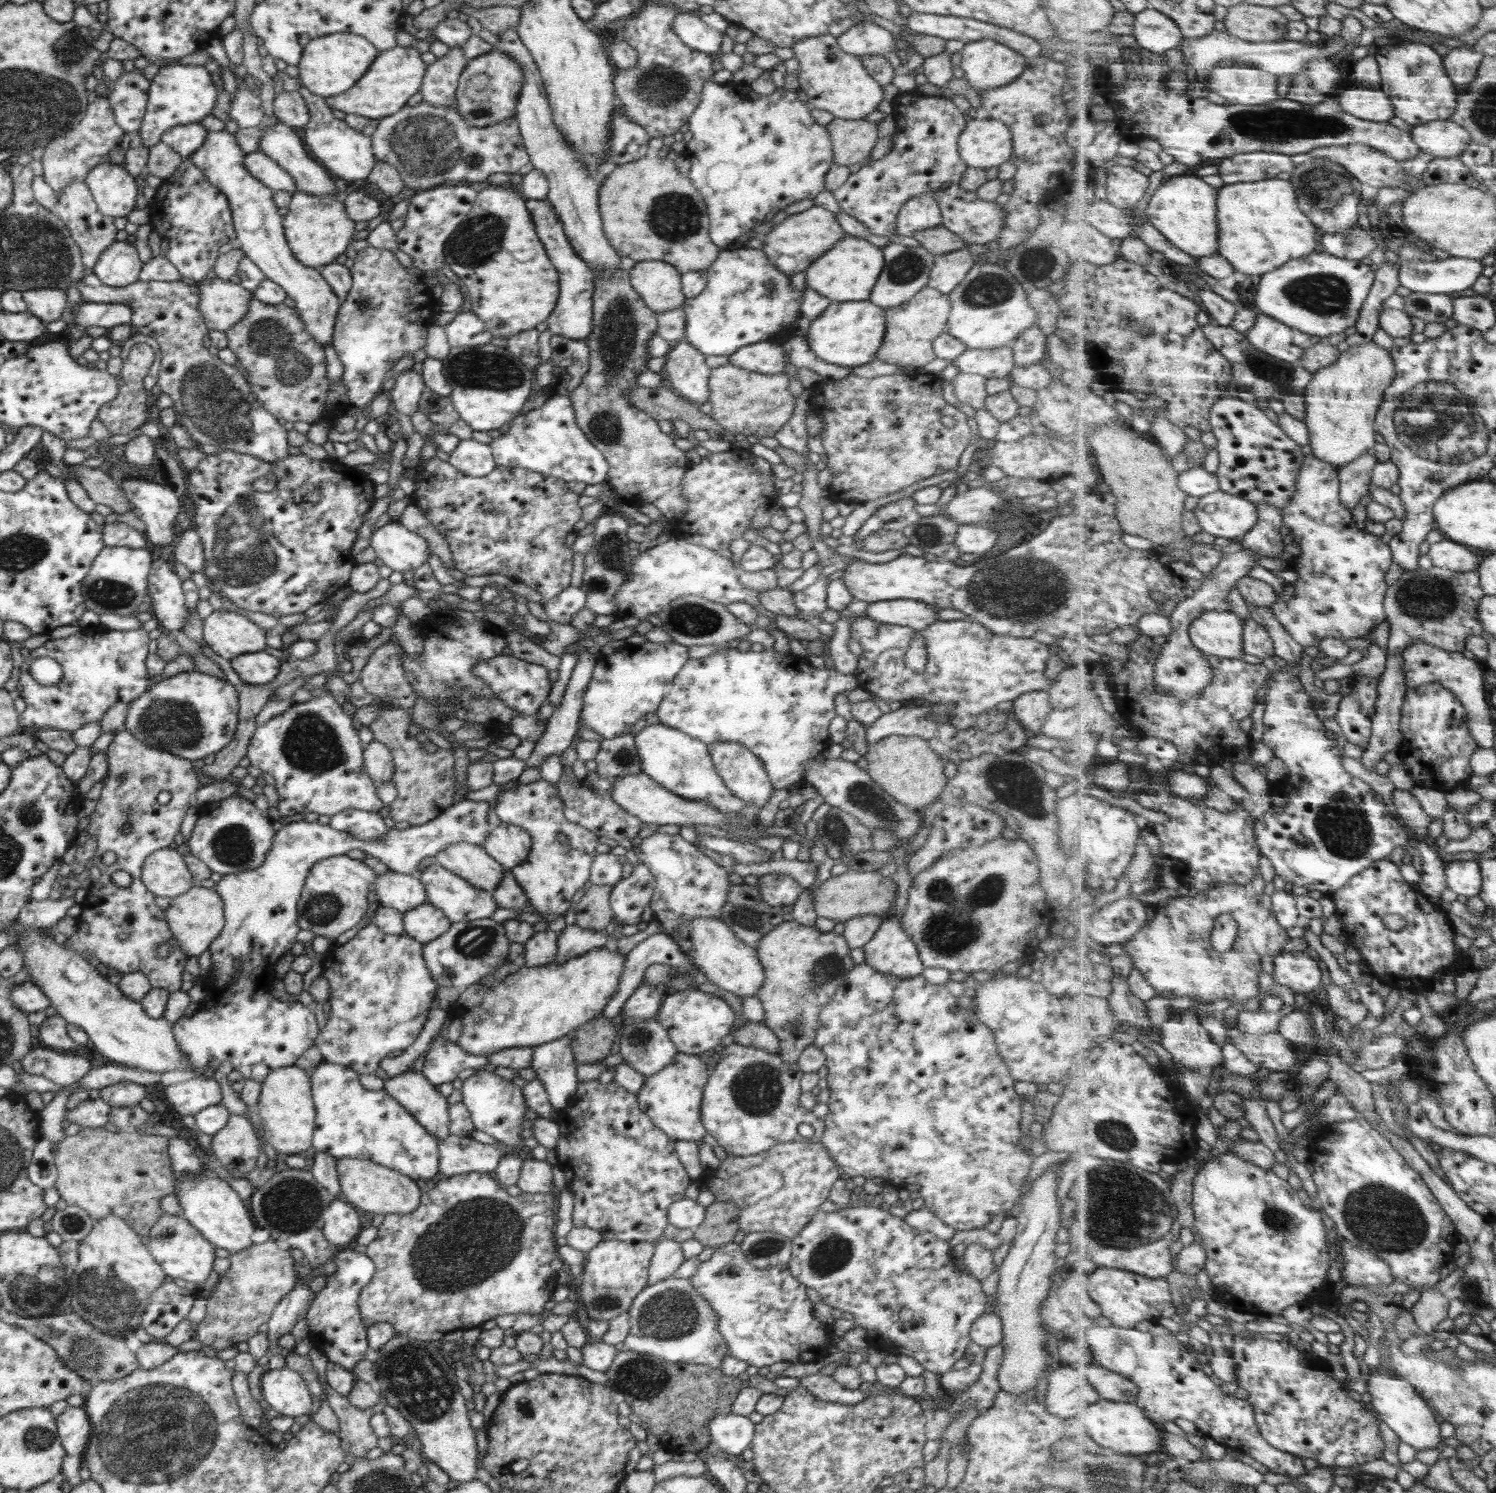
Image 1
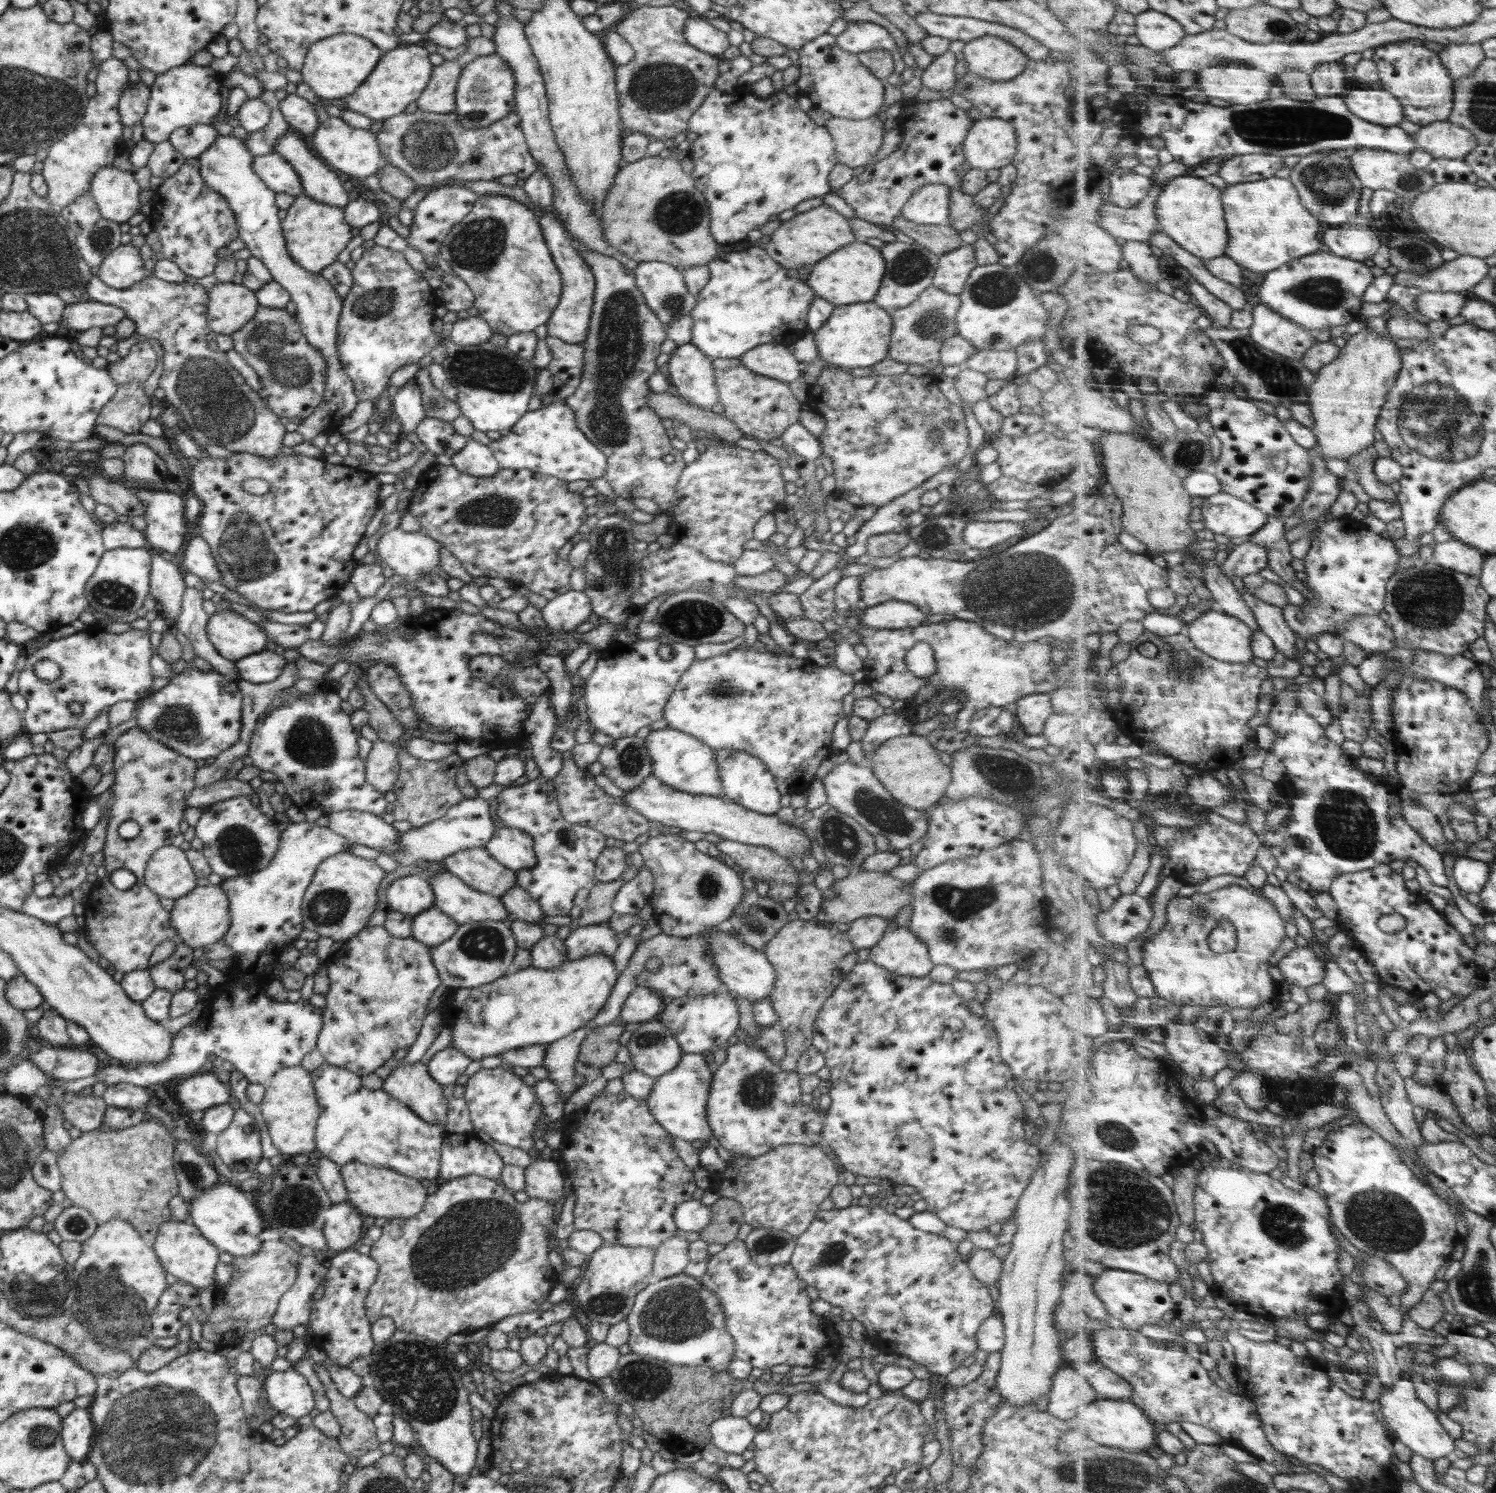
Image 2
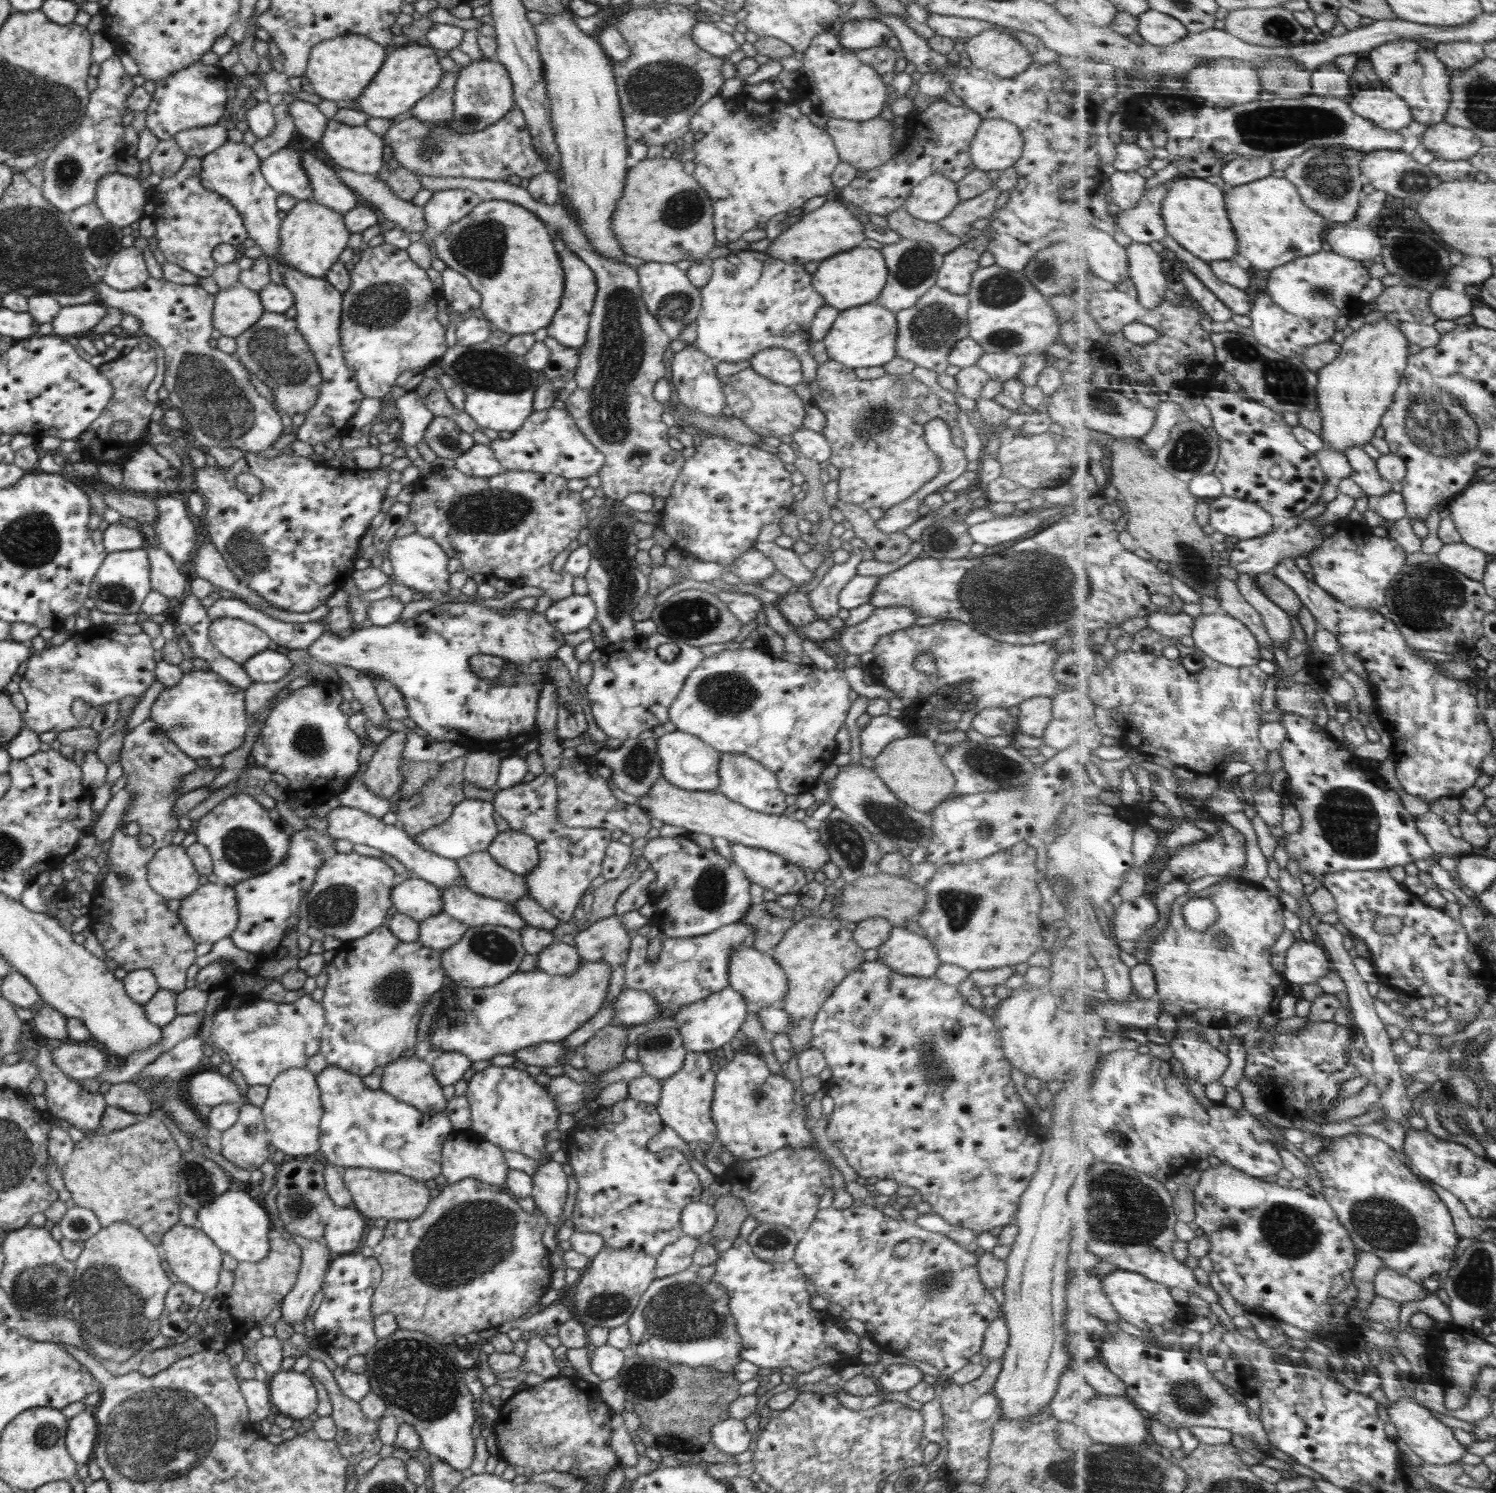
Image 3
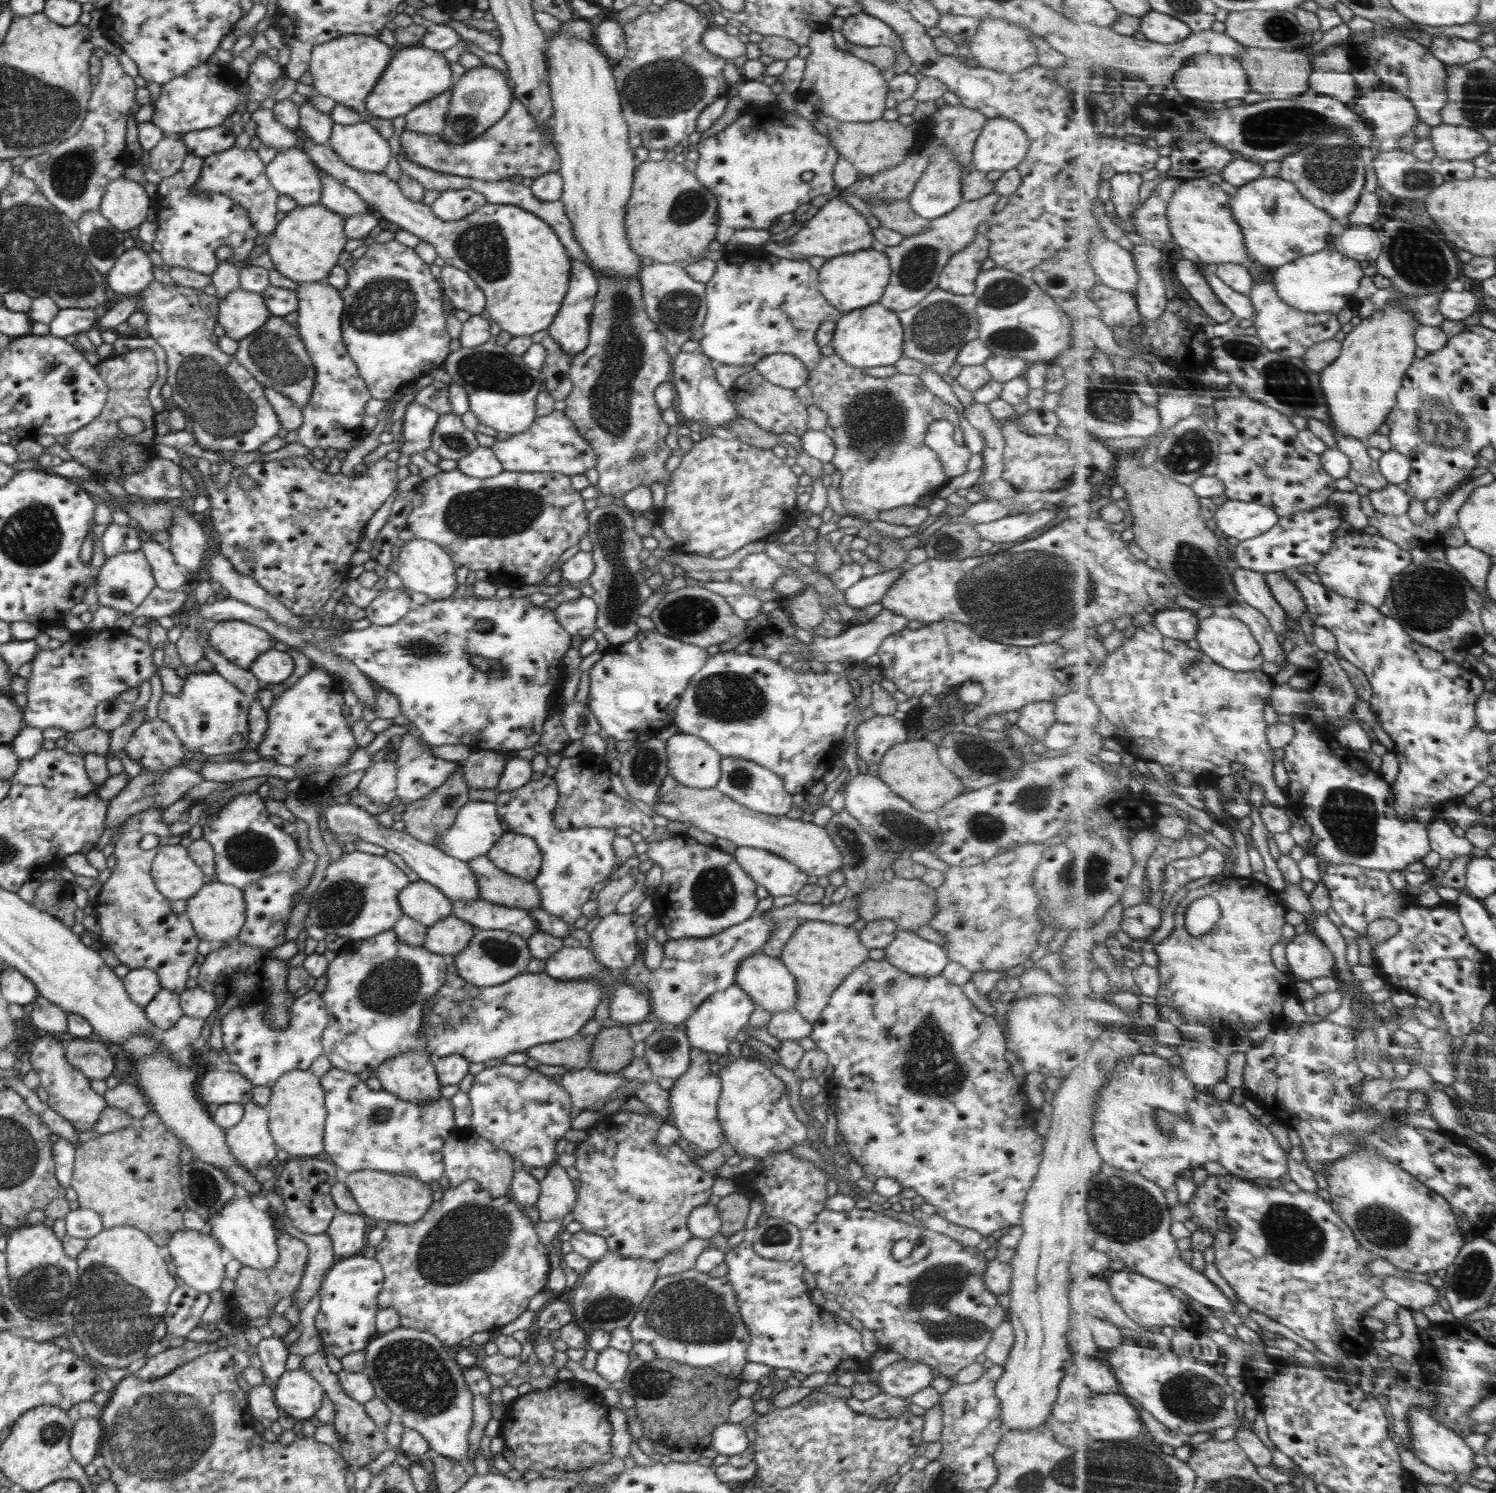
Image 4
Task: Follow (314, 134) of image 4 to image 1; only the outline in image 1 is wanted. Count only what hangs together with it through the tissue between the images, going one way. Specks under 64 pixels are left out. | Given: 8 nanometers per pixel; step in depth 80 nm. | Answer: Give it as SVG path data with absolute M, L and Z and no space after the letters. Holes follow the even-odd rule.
M298 91L276 93L273 100L273 114L276 119L290 128L306 128L310 114L303 96Z

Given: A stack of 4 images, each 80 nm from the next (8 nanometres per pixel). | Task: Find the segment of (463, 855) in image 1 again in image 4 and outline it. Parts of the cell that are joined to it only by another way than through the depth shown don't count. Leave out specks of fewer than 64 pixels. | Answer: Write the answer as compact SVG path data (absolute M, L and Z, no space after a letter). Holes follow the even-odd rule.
M486 855L474 857L467 863L478 877L479 895L482 899L528 912L530 909L541 907L541 898L534 882L510 876Z

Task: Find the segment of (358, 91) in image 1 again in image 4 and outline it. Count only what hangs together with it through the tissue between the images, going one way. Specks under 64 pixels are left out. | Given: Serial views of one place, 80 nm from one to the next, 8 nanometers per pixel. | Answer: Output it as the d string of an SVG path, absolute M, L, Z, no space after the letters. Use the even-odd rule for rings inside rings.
M420 44L400 46L394 49L388 66L368 93L365 105L368 112L380 119L394 119L406 116L415 106L426 102L437 94L452 90L453 72L442 52L423 47Z

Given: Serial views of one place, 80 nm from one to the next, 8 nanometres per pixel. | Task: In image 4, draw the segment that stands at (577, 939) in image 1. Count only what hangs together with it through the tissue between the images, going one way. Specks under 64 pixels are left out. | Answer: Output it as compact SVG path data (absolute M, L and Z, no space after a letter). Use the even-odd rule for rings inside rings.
M612 913L601 917L591 930L587 949L608 968L628 968L638 954L633 913Z

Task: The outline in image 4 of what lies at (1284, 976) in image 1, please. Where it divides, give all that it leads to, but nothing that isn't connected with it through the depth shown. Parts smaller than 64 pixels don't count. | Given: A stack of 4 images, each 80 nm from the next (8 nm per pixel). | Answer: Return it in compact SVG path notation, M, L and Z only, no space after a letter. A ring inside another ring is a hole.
M1313 926L1306 933L1296 935L1286 951L1289 972L1295 980L1310 982L1315 978L1337 975L1337 956Z

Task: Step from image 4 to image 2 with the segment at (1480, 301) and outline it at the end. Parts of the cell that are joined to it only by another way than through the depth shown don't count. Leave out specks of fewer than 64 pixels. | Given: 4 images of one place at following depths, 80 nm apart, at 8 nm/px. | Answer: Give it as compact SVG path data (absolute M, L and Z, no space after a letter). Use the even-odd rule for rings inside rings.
M1452 290L1424 291L1417 298L1417 309L1424 316L1429 316L1432 321L1448 321L1450 318L1460 316L1469 300L1470 298L1464 292Z

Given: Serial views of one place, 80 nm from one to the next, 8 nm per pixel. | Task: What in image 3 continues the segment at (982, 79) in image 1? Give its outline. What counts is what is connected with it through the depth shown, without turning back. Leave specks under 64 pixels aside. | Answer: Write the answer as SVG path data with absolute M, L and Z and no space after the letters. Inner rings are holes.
M989 28L969 39L965 51L972 67L993 72L1000 78L1012 78L1033 63L1033 56L1024 44L997 28Z

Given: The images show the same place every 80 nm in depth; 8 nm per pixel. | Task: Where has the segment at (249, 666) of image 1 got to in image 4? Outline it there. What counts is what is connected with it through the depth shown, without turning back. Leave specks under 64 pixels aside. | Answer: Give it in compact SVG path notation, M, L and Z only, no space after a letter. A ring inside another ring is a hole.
M270 649L254 660L249 672L261 683L280 684L293 674L294 668L294 660L290 653Z

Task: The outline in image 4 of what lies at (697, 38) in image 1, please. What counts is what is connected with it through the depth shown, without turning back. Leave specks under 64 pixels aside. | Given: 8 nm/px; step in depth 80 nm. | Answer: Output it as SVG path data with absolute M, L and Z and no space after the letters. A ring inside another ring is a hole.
M714 24L701 34L701 41L706 50L729 61L746 54L746 45L737 36L726 33L722 27Z

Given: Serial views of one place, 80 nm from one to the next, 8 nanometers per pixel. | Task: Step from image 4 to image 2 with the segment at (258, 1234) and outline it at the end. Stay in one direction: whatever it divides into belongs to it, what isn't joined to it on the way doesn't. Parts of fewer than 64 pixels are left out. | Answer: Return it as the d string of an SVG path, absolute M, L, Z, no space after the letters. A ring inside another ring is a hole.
M221 1179L213 1187L198 1193L189 1203L192 1206L189 1222L219 1251L245 1257L253 1255L261 1247L263 1242L258 1239L258 1234L267 1226L249 1194Z

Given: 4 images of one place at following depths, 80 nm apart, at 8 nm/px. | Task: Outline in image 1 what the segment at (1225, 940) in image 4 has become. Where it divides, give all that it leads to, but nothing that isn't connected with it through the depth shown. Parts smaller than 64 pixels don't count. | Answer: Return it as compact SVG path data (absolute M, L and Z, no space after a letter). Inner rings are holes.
M1222 884L1207 893L1176 897L1162 904L1154 911L1152 920L1125 947L1122 944L1117 950L1130 954L1135 968L1141 970L1159 994L1166 998L1191 996L1206 1003L1227 998L1234 1005L1237 1002L1244 1004L1260 994L1260 974L1263 970L1260 958L1276 957L1285 950L1290 941L1287 928L1280 925L1272 909L1268 910L1266 905L1258 901L1249 886ZM1226 913L1231 914L1238 924L1237 937L1229 951L1218 952L1212 944L1212 932L1216 928L1218 916Z

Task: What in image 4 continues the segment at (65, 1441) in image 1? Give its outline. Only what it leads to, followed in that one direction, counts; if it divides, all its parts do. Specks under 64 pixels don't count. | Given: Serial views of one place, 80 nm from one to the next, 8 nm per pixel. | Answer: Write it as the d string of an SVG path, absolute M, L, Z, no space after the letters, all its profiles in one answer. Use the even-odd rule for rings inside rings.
M86 1417L75 1420L73 1433L69 1442L70 1452L83 1467L88 1466L99 1455L102 1427L99 1419Z

